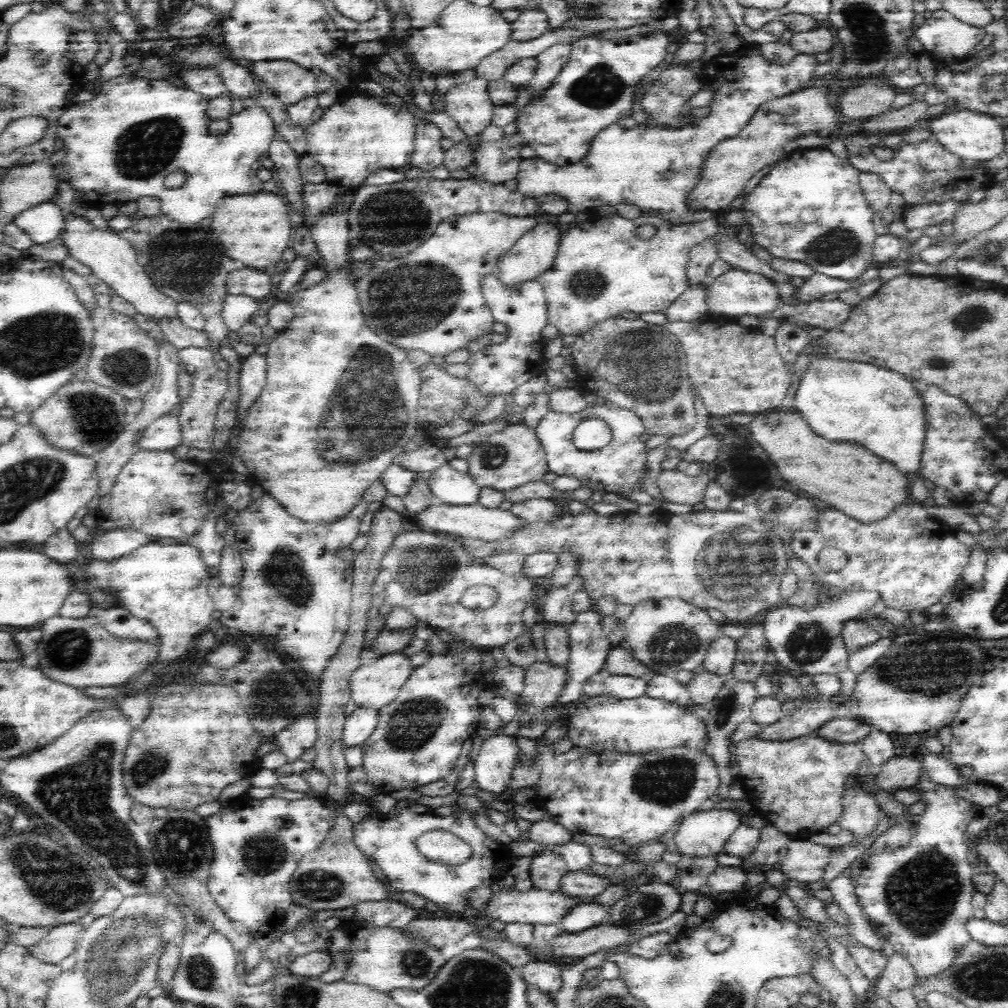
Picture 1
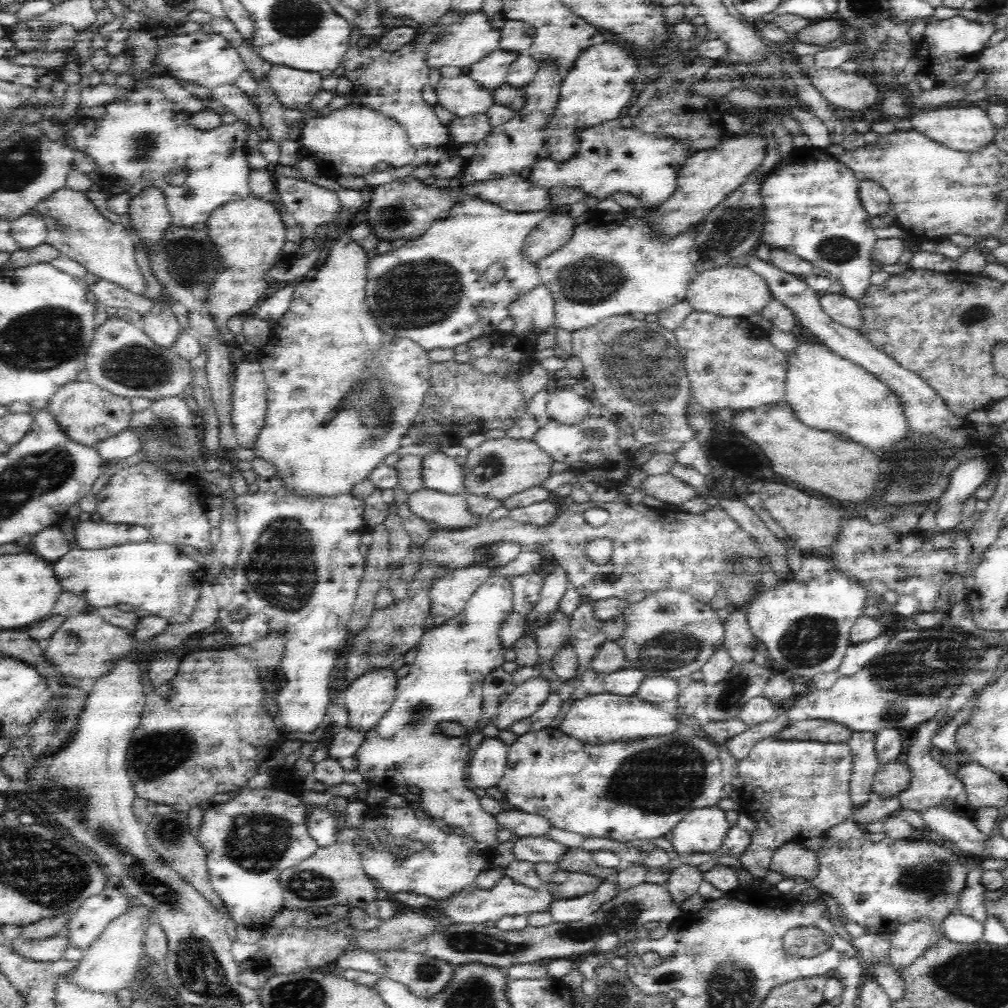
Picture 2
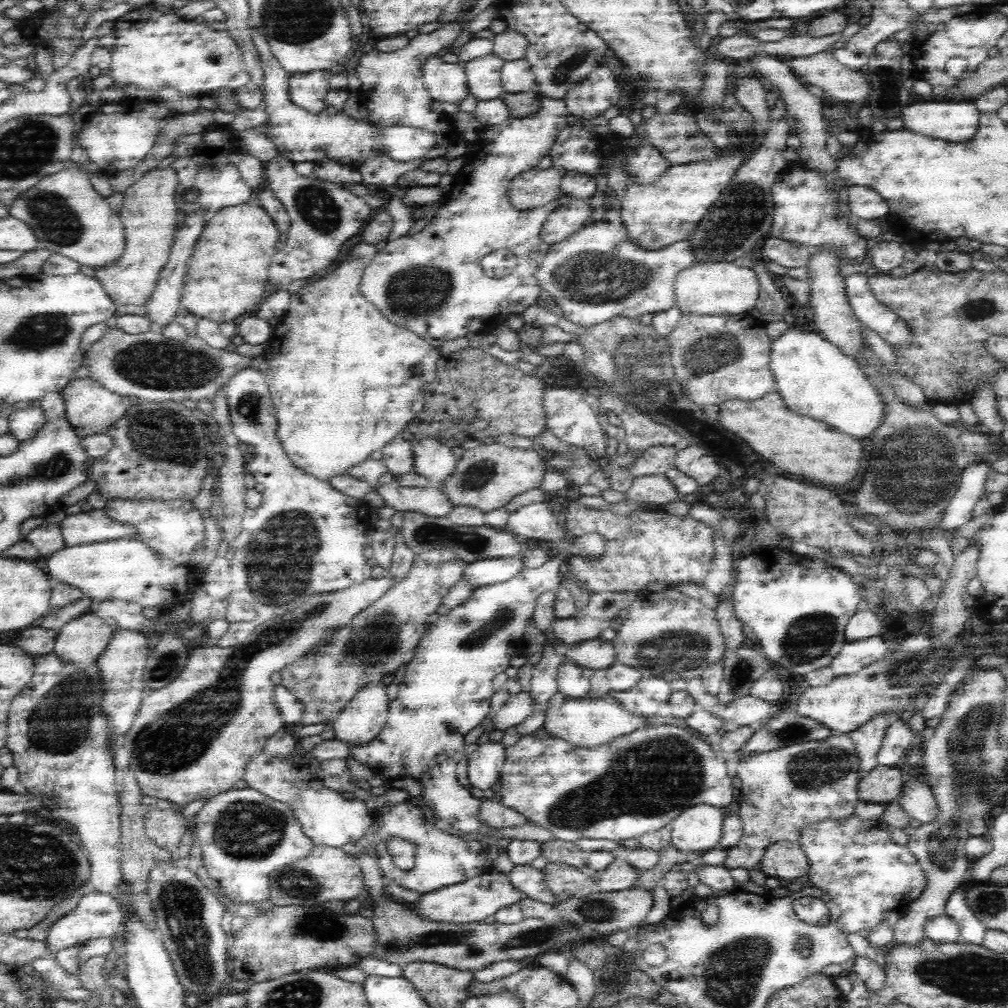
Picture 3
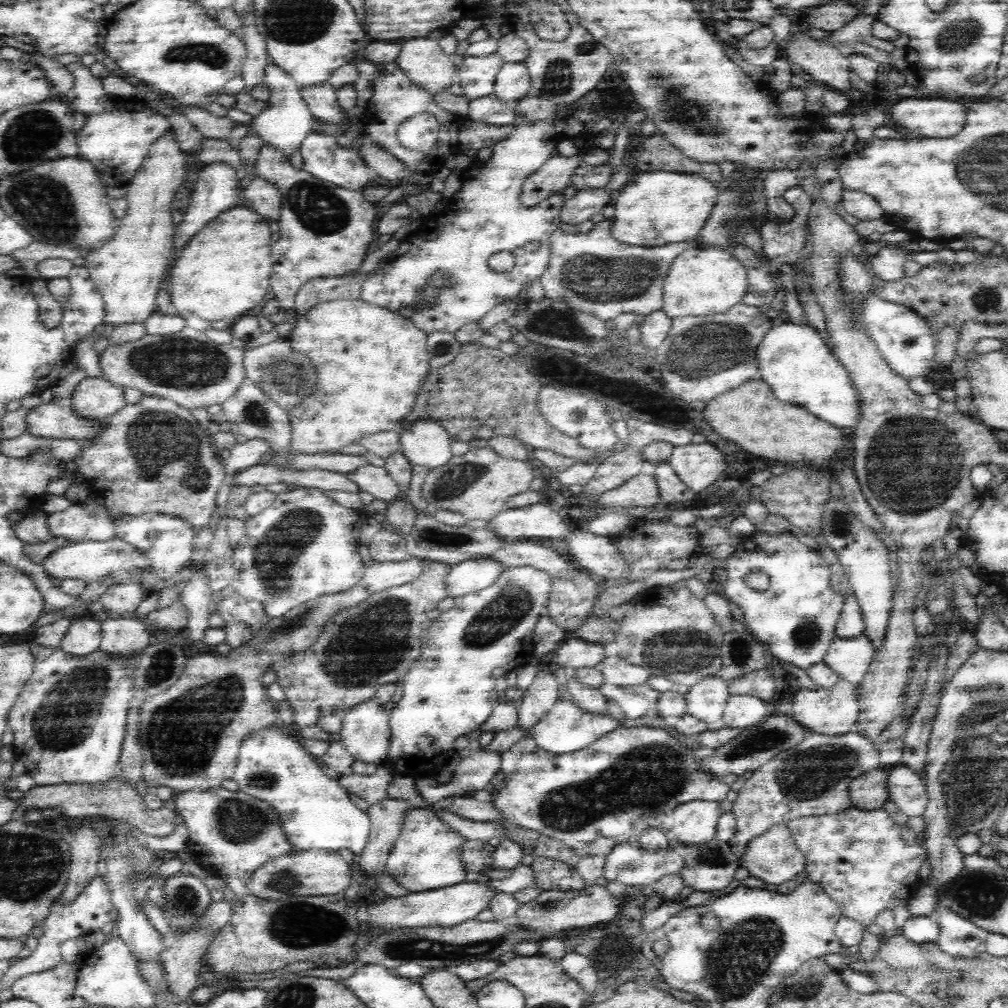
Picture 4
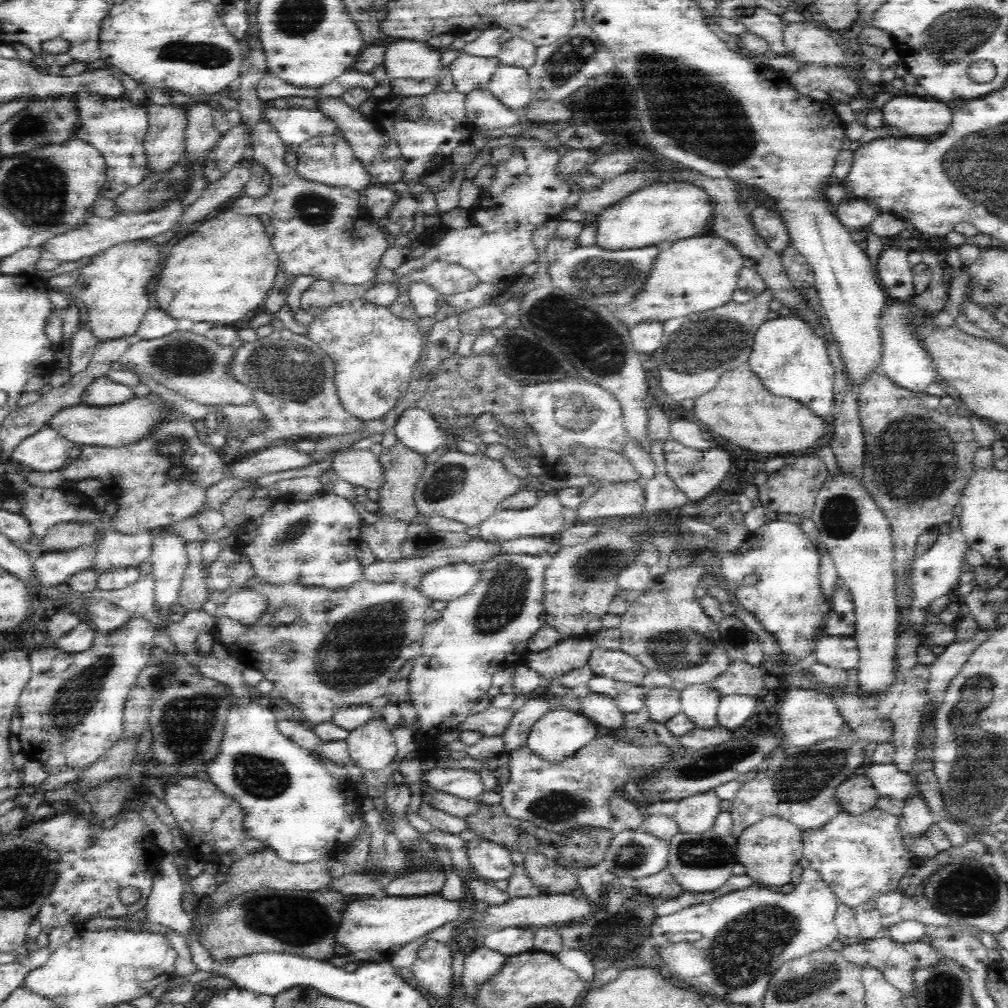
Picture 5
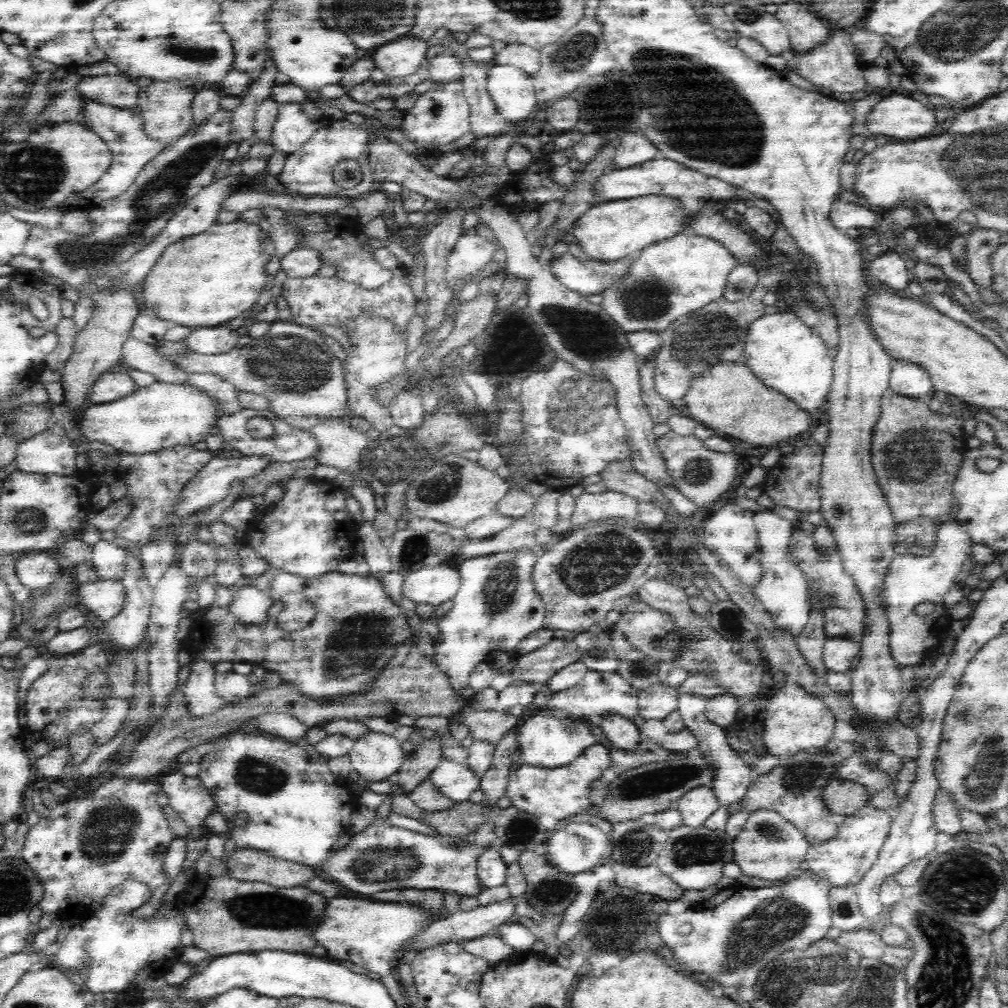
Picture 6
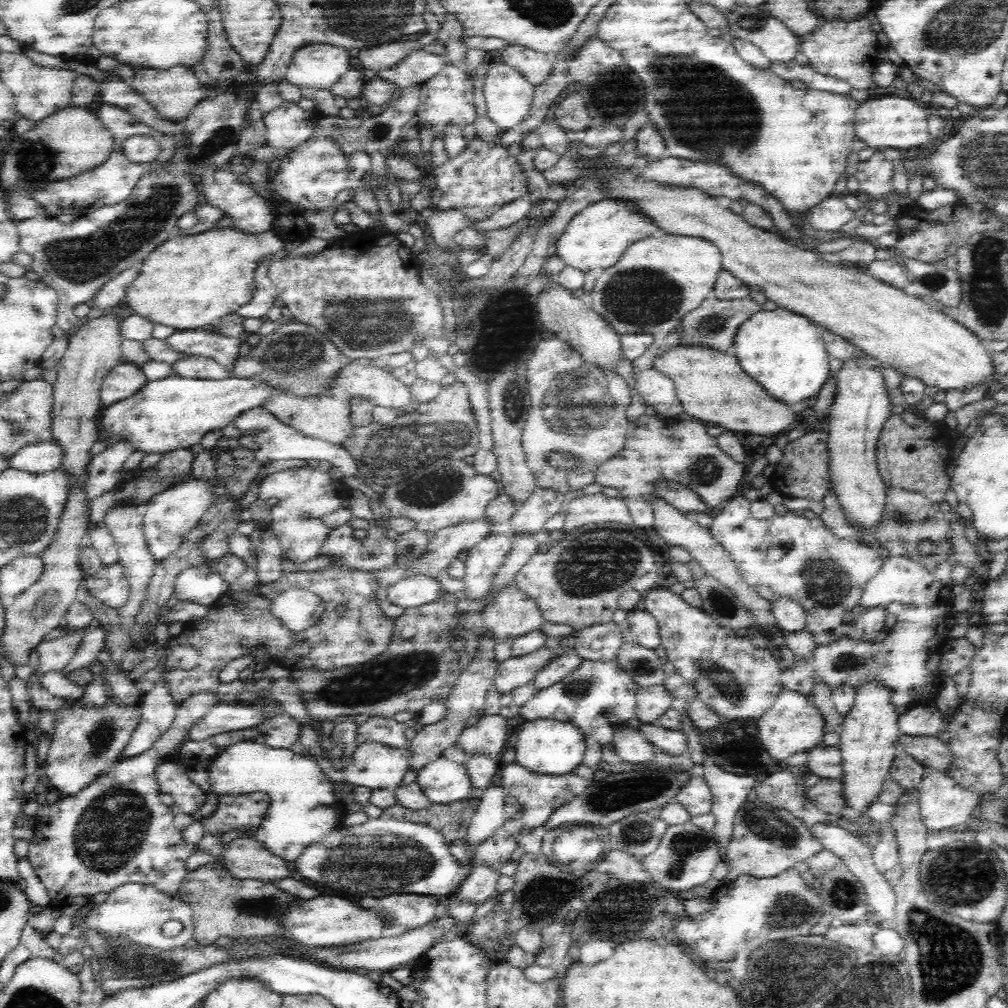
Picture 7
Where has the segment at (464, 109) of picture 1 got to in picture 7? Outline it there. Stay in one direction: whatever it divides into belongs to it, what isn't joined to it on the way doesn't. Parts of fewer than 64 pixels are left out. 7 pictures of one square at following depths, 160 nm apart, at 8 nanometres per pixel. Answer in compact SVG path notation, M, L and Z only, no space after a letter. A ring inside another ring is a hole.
M425 32L410 39L394 41L392 44L359 50L356 58L358 58L362 70L383 71L391 69L402 63L408 55L421 51L428 44L432 44L435 38L436 34L430 35L430 33Z

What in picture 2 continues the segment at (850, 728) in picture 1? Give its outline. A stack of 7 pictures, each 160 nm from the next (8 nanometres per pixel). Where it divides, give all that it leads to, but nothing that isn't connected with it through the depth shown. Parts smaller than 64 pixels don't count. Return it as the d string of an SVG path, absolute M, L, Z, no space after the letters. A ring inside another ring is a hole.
M811 719L794 721L785 728L777 738L780 740L811 740L829 743L847 743L853 735L853 730L829 720Z

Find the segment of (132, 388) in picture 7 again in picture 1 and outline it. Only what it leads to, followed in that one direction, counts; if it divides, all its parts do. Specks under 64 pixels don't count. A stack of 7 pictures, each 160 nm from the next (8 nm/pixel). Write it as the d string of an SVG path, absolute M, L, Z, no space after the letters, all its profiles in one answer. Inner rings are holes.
M89 378L83 381L72 380L58 388L50 398L46 398L31 413L29 422L43 435L50 447L92 457L116 440L128 424L130 417L125 411L126 403L127 398Z

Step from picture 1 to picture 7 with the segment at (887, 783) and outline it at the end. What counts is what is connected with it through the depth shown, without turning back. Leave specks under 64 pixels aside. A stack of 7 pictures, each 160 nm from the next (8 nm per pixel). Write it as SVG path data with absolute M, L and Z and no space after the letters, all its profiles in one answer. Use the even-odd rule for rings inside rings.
M822 779L807 790L807 798L815 804L820 812L840 814L848 808L841 780Z

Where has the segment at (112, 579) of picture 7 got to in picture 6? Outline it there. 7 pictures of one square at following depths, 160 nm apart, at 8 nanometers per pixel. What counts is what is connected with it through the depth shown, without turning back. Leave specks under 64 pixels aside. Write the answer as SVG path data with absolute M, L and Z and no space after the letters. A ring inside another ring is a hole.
M102 581L80 585L76 592L75 601L84 605L94 617L106 624L120 614L125 603L125 590L120 581Z

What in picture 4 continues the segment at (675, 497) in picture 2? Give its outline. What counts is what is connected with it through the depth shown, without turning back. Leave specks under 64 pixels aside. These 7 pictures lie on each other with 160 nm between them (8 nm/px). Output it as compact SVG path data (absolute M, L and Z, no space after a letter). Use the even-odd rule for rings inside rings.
M640 473L626 484L601 494L598 499L600 507L632 508L632 506L662 506L657 480L654 475Z

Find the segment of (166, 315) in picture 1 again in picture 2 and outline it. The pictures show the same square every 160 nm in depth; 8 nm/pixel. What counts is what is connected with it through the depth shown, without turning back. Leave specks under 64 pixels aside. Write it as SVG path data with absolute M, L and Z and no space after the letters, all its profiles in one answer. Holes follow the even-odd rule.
M66 186L41 201L32 213L46 221L46 243L57 248L62 255L79 262L88 273L144 297L147 281L134 257L133 238L121 224L106 220L84 192L74 192Z

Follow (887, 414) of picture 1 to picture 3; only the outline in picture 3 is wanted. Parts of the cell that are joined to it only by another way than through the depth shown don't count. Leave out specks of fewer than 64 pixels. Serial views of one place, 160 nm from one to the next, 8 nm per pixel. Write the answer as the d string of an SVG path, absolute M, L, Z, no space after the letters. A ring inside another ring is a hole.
M789 329L772 341L771 371L776 379L777 392L784 398L790 412L808 416L812 420L826 422L830 428L846 436L870 438L885 417L885 400L852 357L846 356L837 346L826 340L820 333L800 332Z

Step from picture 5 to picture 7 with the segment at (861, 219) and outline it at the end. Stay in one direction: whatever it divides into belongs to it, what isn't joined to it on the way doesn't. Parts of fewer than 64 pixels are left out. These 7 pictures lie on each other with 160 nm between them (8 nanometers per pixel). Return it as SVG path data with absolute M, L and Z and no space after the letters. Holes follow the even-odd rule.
M842 196L827 198L806 216L806 223L816 231L836 232L858 215L844 203Z

